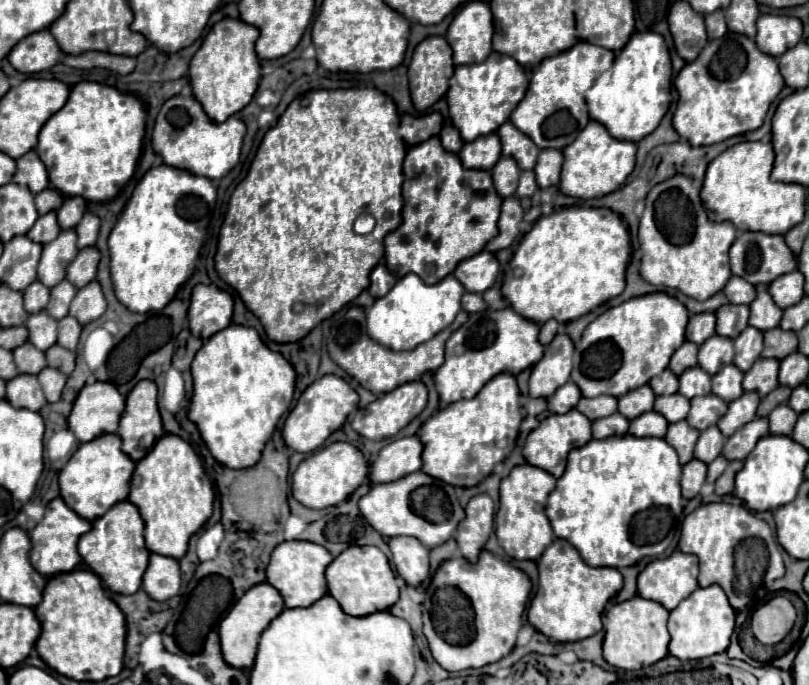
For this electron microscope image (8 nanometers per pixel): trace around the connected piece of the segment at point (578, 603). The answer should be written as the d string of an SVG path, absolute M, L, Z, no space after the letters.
M553 540L537 562L539 590L527 610L529 624L555 642L577 642L597 634L605 604L623 588L623 576L615 568L593 568L565 540Z

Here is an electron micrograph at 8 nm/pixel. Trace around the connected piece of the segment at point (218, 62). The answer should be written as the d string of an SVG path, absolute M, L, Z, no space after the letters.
M223 18L205 36L201 48L191 58L189 80L193 96L201 102L203 110L213 122L225 122L235 112L243 110L257 92L259 86L259 58L255 54L255 42L259 30L241 20Z

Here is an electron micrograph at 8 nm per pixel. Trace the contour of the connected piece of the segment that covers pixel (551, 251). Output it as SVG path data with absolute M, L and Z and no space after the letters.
M563 208L549 216L539 218L531 232L523 236L519 242L511 262L507 264L505 280L503 280L503 296L511 304L517 314L529 318L531 322L547 322L555 318L557 322L571 322L599 304L607 302L609 298L615 298L625 288L625 270L629 264L629 256L632 255L629 244L629 232L623 226L623 220L613 214L613 210L605 208Z

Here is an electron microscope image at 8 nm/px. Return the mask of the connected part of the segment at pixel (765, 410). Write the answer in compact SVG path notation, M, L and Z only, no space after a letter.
M779 386L779 388L775 388L771 394L767 394L767 396L761 400L759 410L757 410L757 416L759 416L759 418L769 416L771 410L773 410L775 406L779 406L779 404L785 404L785 402L789 400L789 396L791 396L791 390L789 390L787 386Z

